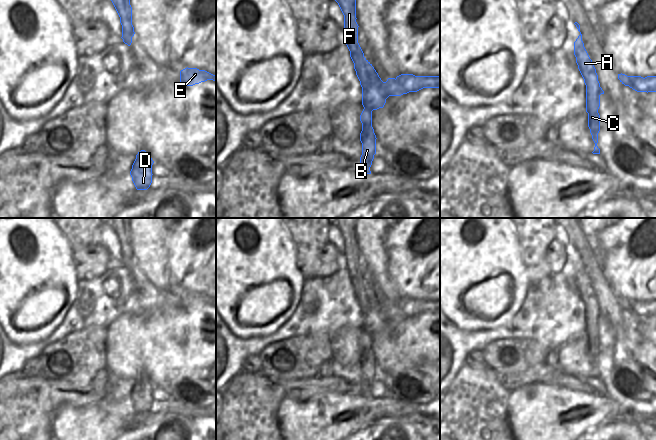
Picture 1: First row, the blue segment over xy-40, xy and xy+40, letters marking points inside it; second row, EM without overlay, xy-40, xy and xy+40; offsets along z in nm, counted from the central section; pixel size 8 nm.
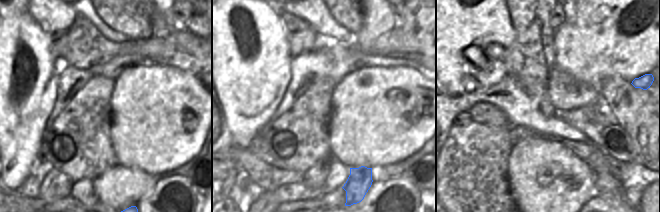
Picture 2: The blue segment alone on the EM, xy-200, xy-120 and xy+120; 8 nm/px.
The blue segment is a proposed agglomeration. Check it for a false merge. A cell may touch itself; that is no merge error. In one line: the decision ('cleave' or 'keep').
cleave

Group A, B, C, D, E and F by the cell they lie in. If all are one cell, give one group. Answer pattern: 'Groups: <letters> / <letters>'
Groups: A B C D F / E

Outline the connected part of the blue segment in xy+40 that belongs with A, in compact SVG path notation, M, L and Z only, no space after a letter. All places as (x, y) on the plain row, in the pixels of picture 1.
M582 258L574 266L574 279L578 293L584 303L586 309L586 336L588 337L588 351L595 367L593 378L600 378L597 370L598 357L600 355L600 339L598 333L600 331L600 319L604 315L600 311L598 299L594 291L594 287L590 283L582 265Z

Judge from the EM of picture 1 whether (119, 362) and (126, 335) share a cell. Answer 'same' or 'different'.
same

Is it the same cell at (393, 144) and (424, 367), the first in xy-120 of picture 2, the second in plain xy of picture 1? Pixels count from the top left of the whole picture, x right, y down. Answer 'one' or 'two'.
two

